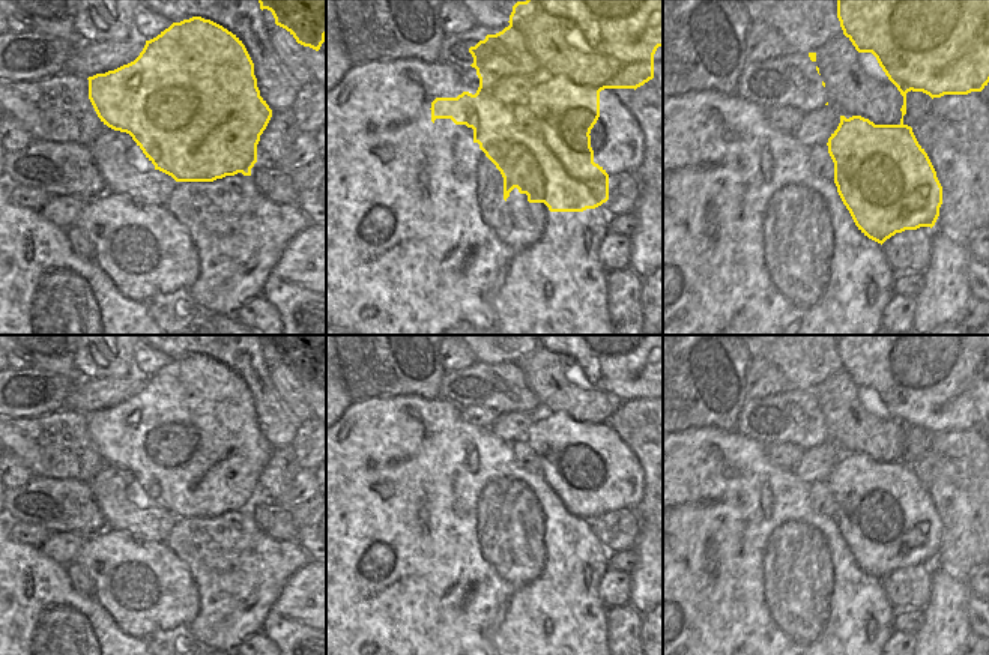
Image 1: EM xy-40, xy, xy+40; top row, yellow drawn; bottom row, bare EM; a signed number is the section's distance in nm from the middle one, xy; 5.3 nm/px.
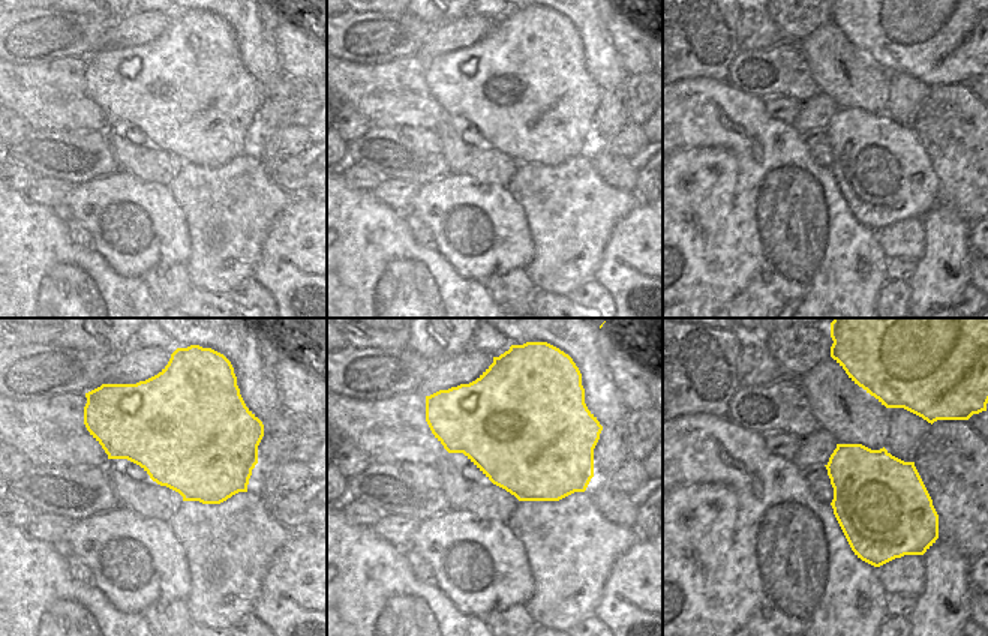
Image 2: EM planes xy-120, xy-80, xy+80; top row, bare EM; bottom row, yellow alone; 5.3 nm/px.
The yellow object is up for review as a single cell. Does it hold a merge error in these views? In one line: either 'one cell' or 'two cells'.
two cells

